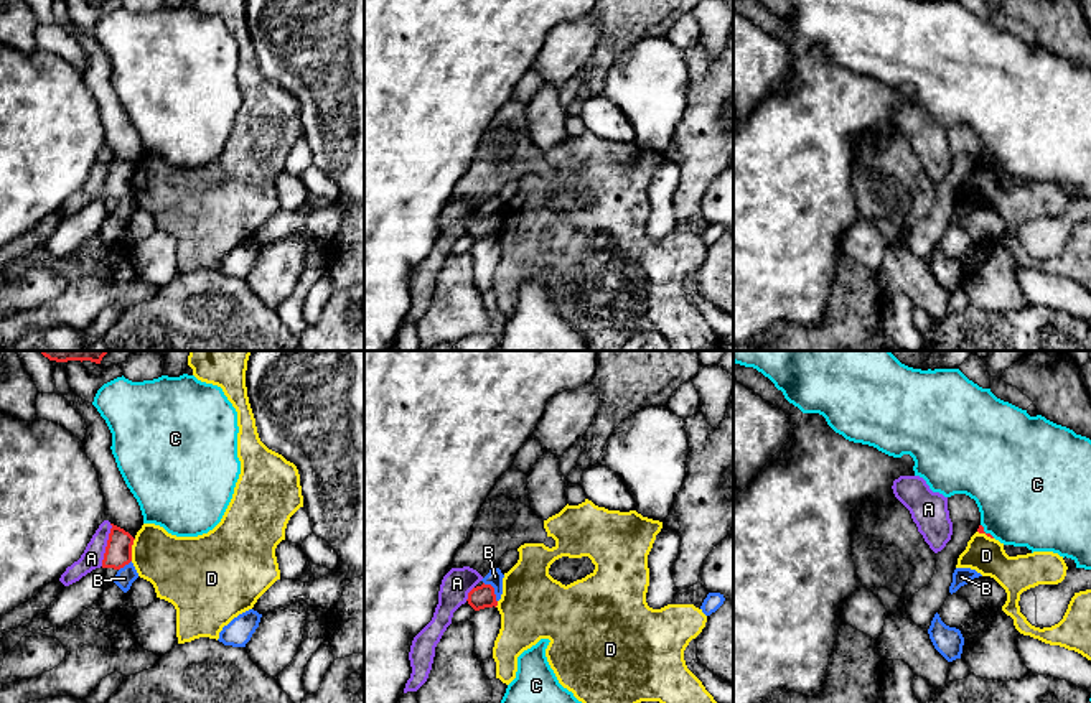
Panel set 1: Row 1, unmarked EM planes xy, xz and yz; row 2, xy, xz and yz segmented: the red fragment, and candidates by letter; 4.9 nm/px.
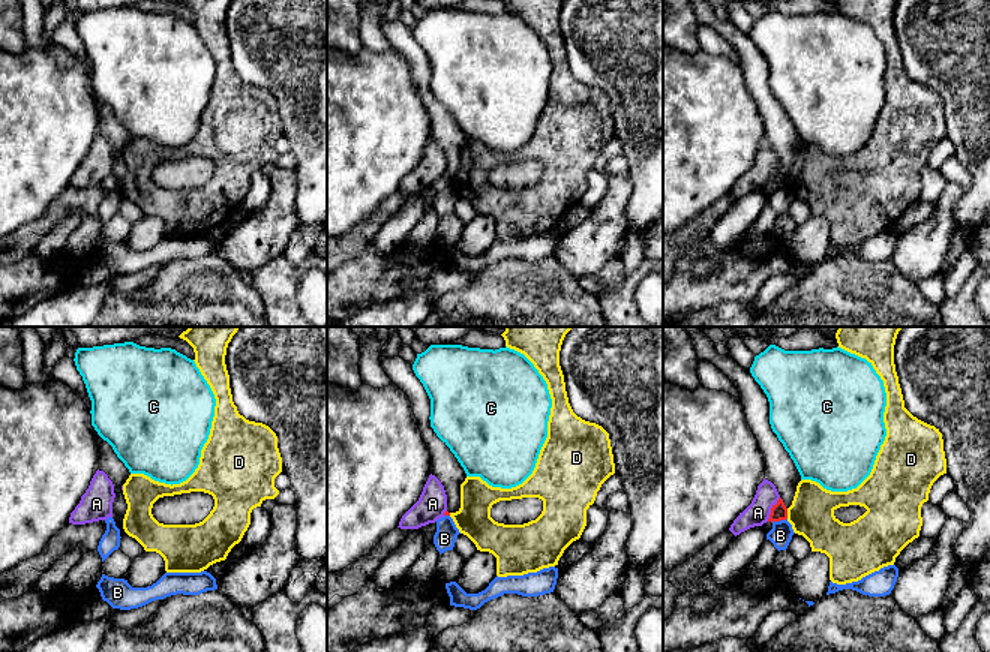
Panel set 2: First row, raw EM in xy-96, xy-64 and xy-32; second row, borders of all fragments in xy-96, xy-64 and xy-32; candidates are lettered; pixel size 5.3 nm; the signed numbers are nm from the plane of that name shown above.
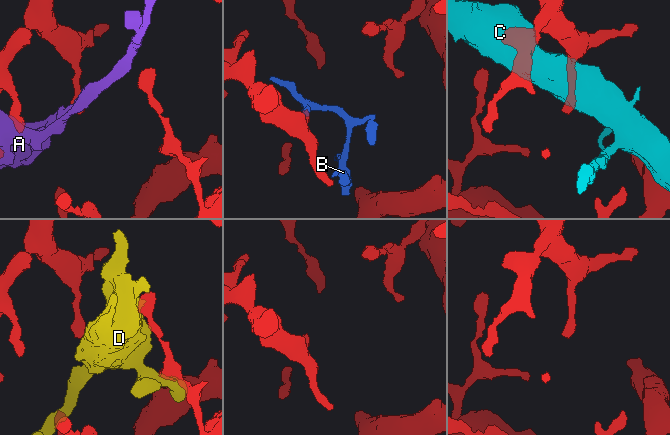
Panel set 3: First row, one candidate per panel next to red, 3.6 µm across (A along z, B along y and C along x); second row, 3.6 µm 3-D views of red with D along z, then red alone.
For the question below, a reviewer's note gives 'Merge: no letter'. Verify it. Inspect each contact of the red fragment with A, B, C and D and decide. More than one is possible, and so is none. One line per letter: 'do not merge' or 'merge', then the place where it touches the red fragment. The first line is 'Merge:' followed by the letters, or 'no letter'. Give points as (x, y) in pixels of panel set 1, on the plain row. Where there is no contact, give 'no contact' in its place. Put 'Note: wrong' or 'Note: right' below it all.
Merge: no letter
A: do not merge; contact xy (107, 176)
B: do not merge; contact xz (493, 221)
C: do not merge; contact yz (984, 163)
D: do not merge; contact xy (131, 181)
Note: right

